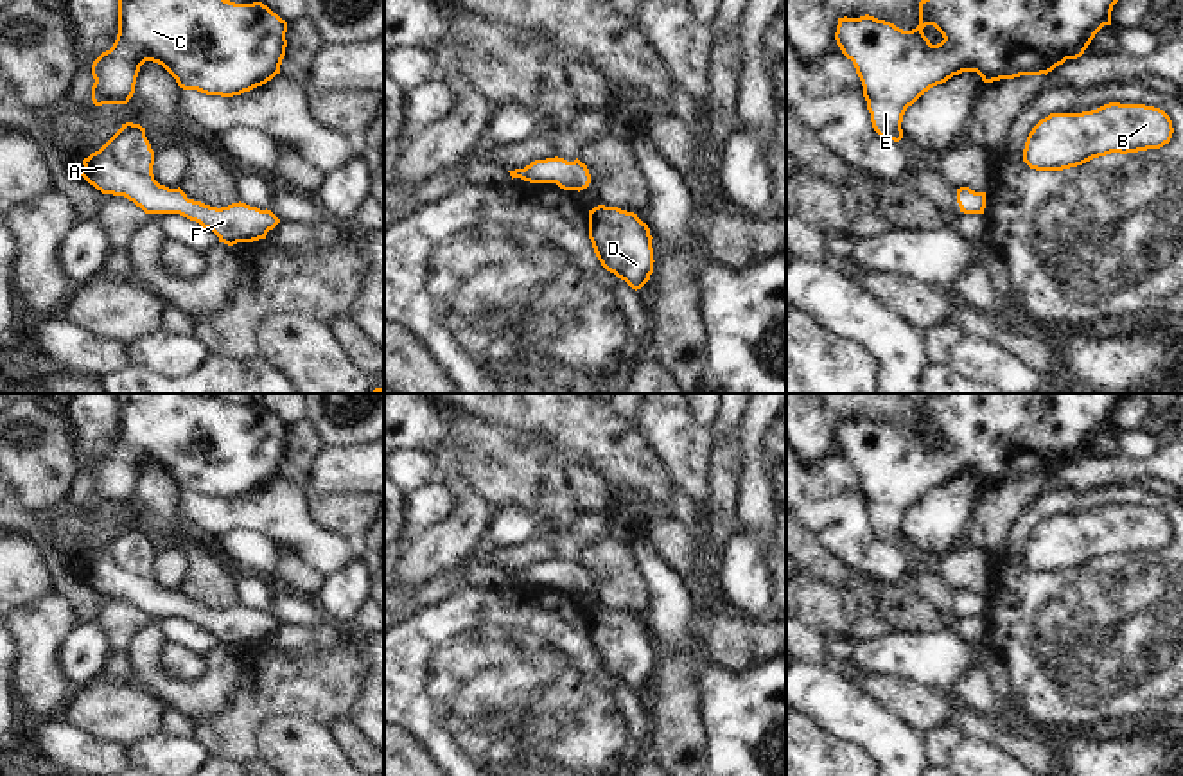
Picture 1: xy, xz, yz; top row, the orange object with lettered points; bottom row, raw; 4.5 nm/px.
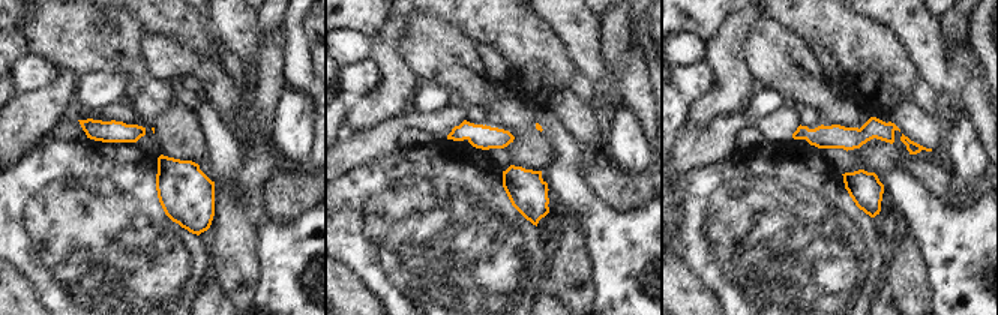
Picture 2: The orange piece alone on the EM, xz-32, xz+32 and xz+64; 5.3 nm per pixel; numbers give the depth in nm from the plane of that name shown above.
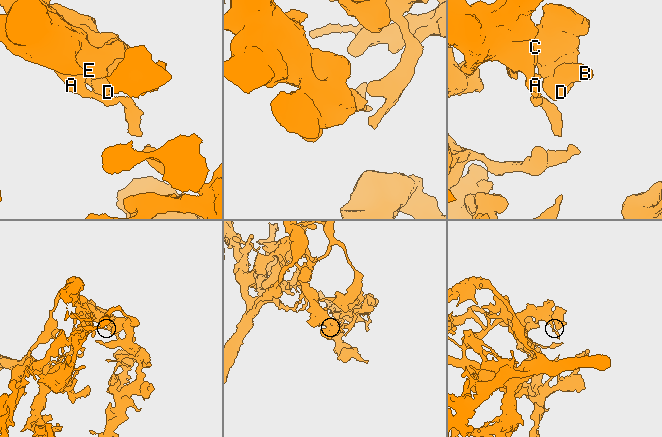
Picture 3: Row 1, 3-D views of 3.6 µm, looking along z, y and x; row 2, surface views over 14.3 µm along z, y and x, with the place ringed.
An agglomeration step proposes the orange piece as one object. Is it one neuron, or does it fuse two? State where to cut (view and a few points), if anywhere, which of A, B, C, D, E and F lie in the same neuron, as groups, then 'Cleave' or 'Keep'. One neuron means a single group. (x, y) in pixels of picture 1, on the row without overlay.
No split. Groups: A B C D E F. Keep.

